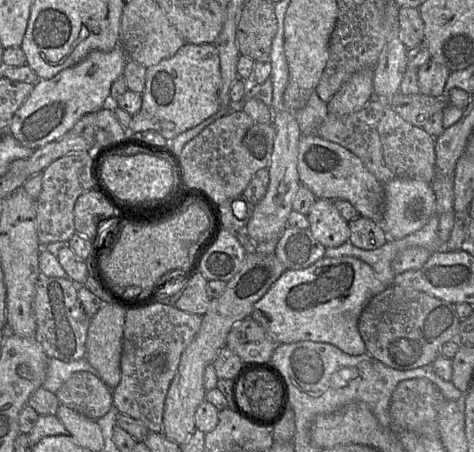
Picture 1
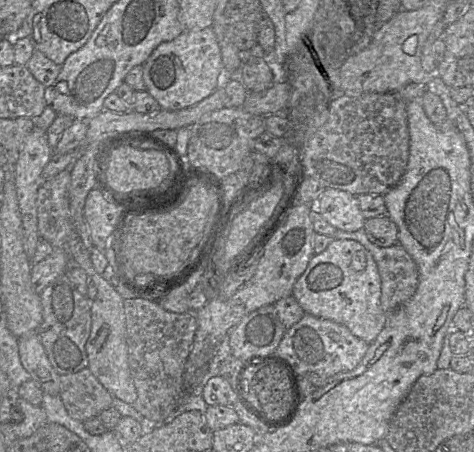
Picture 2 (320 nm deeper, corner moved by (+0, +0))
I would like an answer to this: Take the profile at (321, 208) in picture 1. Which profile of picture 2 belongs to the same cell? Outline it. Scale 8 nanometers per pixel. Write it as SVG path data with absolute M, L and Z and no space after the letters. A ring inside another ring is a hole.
M326 188L316 202L316 210L337 230L355 232L364 229L366 219L359 201L346 191Z

